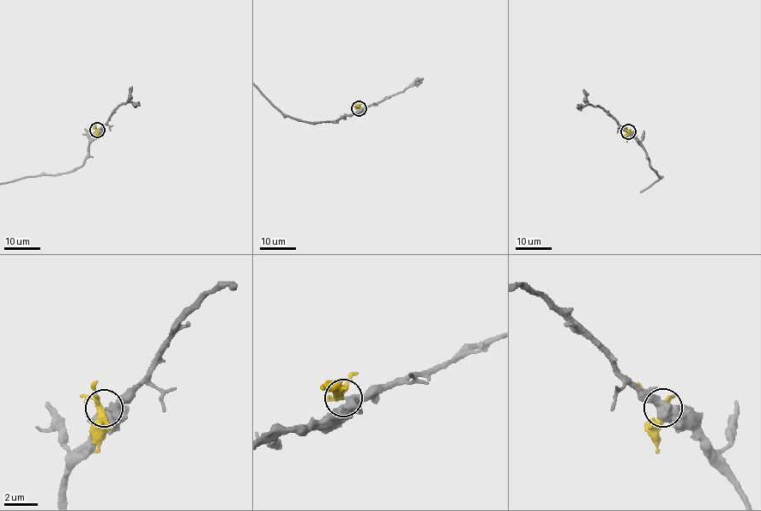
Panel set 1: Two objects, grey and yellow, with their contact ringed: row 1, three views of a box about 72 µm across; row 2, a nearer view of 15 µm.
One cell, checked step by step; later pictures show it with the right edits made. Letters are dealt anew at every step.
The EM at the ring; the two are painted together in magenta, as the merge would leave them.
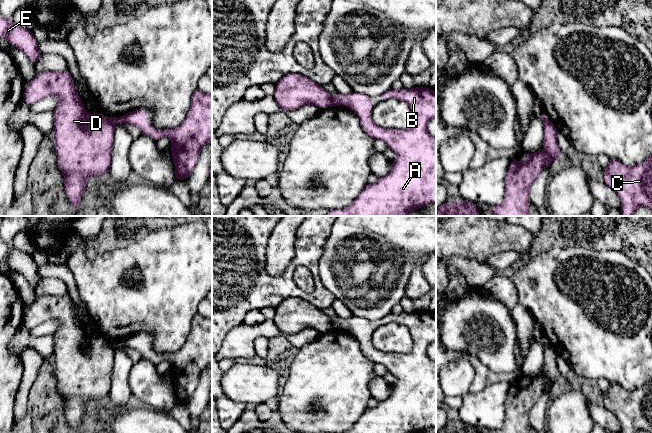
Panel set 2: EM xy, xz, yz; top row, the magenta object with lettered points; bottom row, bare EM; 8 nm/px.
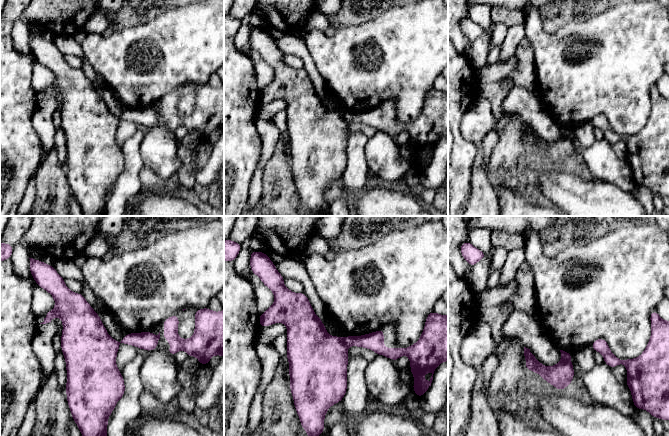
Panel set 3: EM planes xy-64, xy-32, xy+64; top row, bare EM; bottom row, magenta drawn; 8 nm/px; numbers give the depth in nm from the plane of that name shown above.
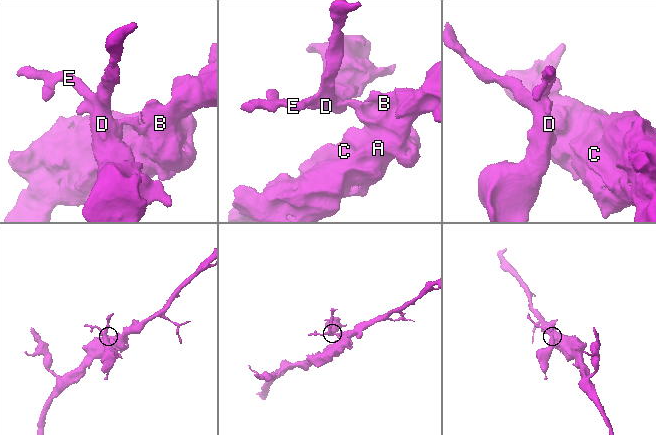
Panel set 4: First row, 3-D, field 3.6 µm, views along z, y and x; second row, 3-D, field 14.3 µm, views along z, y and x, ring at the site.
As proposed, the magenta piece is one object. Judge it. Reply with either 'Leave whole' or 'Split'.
Split

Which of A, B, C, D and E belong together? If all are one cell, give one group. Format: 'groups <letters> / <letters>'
groups A B C / D E

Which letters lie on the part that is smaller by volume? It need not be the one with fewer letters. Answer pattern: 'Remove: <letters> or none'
Remove: D, E

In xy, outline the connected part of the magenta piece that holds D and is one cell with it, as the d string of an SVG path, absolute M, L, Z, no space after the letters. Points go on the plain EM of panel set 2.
M68 293L41 296L23 314L23 325L33 328L43 322L59 322L54 333L53 359L57 389L64 400L64 413L70 427L76 432L82 425L87 404L99 401L109 395L115 358L115 348L101 337L87 338L82 321L75 316L74 303Z

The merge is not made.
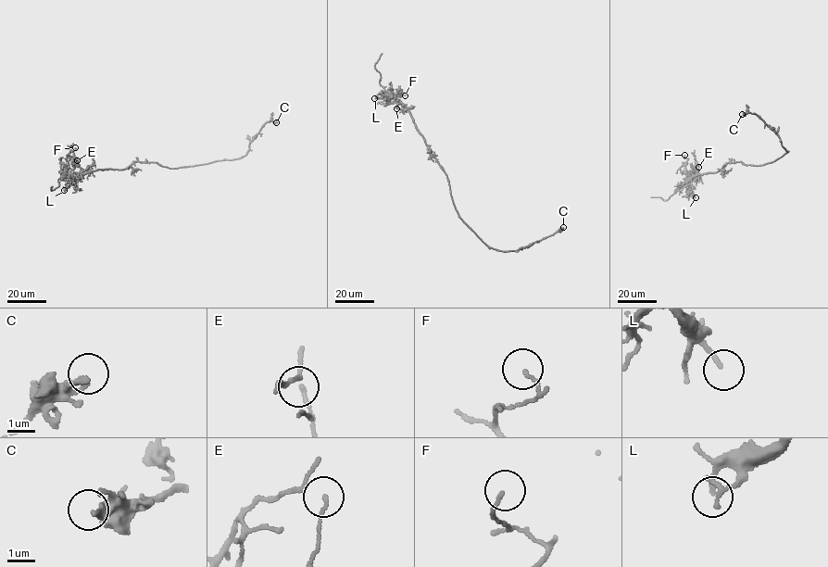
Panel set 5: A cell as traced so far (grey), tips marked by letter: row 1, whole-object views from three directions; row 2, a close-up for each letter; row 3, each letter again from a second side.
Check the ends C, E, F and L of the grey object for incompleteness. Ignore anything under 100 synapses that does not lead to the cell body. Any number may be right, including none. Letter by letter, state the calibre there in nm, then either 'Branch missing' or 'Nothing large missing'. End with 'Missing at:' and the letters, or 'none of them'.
C: Thickness 240 nm. Nothing large missing
E: Thickness 80 nm. Nothing large missing
F: Thickness 110 nm. Nothing large missing
L: Thickness 150 nm. Nothing large missing
Missing at: none of them

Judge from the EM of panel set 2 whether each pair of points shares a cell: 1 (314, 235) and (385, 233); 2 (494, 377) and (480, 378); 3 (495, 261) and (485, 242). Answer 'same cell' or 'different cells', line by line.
1: different cells
2: same cell
3: different cells

